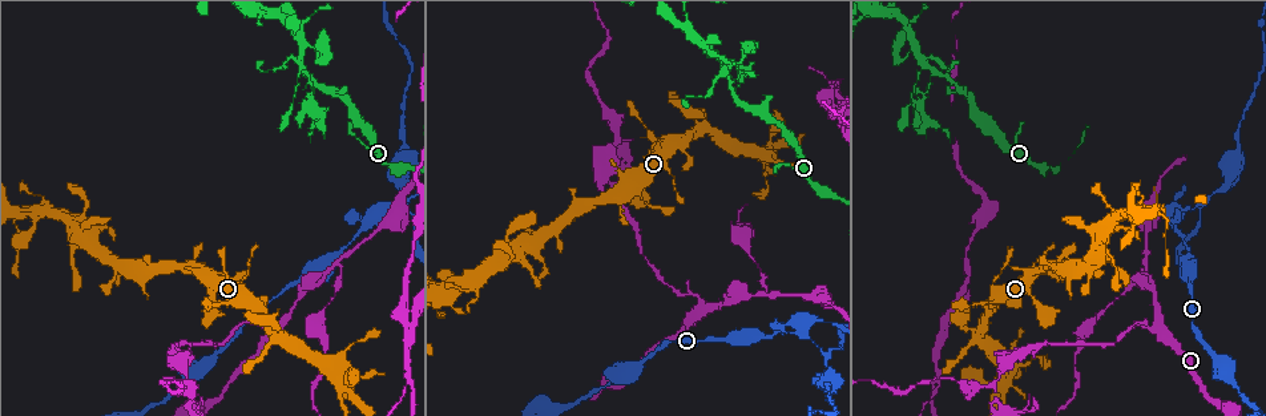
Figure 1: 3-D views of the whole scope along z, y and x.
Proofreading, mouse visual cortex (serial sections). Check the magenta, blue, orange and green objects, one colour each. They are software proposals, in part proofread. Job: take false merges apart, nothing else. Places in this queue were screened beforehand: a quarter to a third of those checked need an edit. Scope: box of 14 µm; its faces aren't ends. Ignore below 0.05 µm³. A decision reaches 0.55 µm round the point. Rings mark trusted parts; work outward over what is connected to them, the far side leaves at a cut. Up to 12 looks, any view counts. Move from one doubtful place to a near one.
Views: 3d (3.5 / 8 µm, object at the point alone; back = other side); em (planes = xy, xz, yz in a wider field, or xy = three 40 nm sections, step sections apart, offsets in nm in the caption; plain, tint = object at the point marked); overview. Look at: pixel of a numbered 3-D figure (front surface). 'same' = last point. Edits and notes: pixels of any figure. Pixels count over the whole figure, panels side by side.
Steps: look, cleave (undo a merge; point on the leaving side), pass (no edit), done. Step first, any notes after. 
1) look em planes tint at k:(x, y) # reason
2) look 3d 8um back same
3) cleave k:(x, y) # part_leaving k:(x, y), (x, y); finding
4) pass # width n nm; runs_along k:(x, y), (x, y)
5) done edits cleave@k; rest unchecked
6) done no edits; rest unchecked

look 3d 8um at 1:(1170, 216) # arms part here

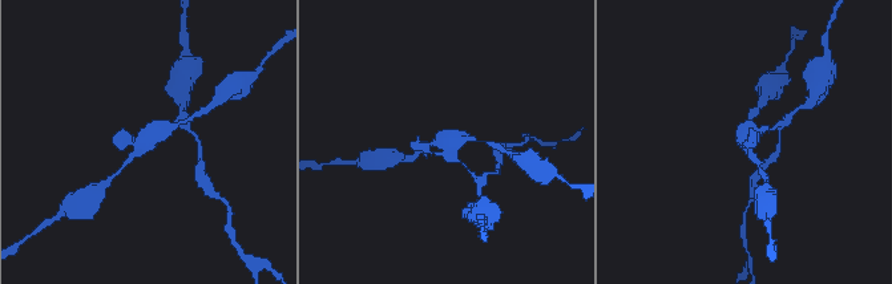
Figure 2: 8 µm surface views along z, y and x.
look em planes tint at 2:(446, 139) # shape alone is not enough

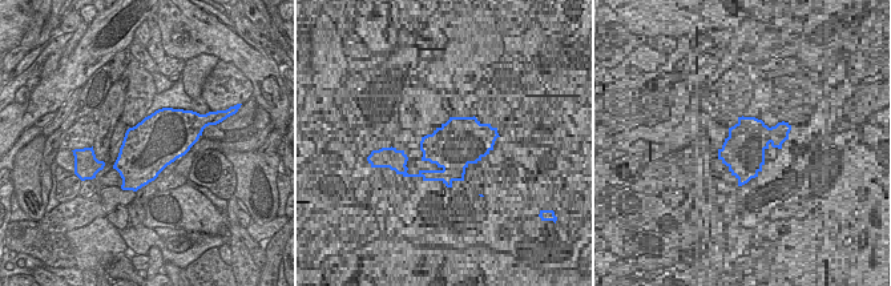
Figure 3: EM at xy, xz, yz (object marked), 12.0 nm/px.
cleave 2:(779, 126) # arms 3; part_leaving 2:(755, 132), (773, 129), (795, 112); two cells meet here

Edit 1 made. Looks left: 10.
look 3d 3.5um at 1:(702, 310) # three arms meet

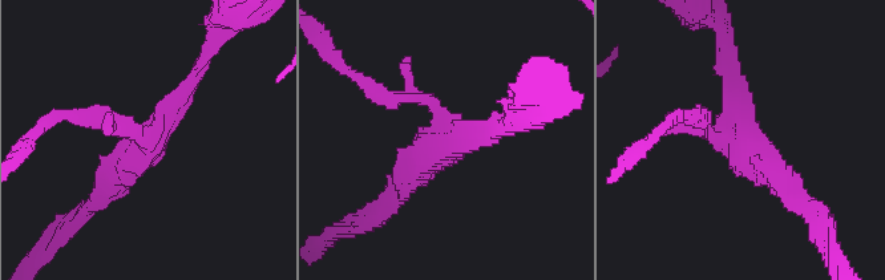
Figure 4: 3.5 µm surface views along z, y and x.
look em planes tint at 4:(148, 141) # arms 3; arm_widths 200, 200, 300 nm

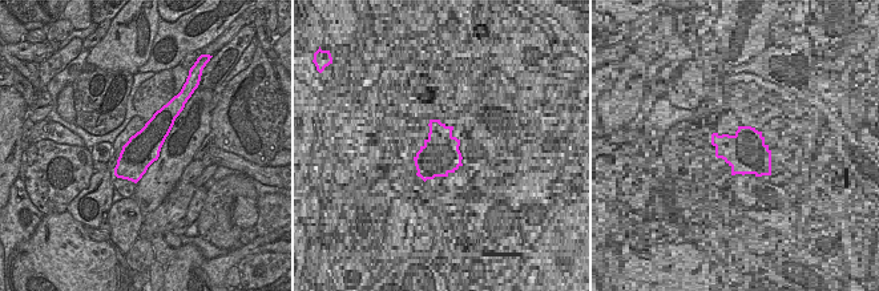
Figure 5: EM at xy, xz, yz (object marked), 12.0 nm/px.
pass # runs_along 4:(97, 199), (199, 69); one cell here

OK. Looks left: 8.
look 3d 3.5um at 1:(1001, 386) # two arms at a narrow angle

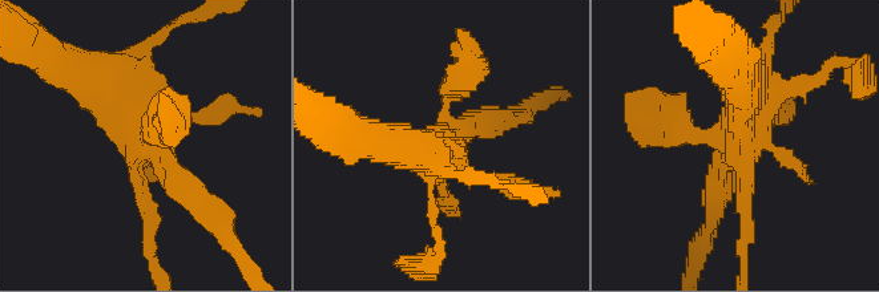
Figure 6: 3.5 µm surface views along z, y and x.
look em xy step 2 tint at 6:(146, 145)

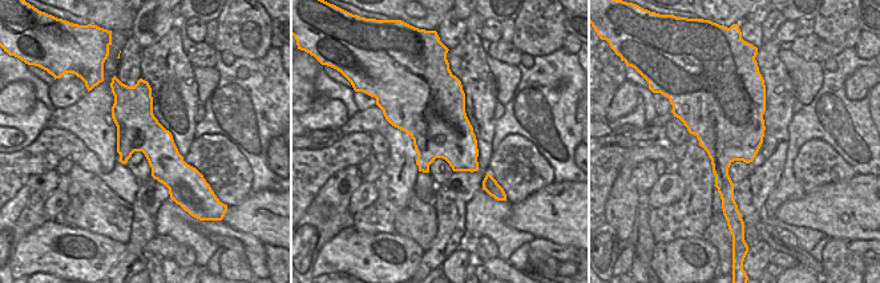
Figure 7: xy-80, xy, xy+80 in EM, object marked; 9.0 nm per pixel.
pass # runs_along 7:(120, 87), (174, 185); all the same cell

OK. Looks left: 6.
look em xy step 5 tint at 1:(926, 64) # a narrow waist

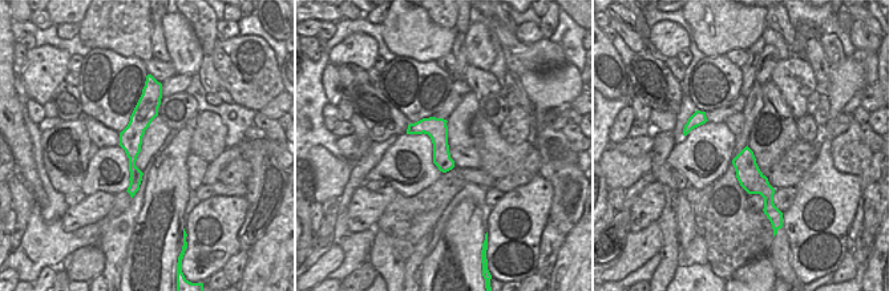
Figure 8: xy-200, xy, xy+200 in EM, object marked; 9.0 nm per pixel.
look 3d 3.5um same

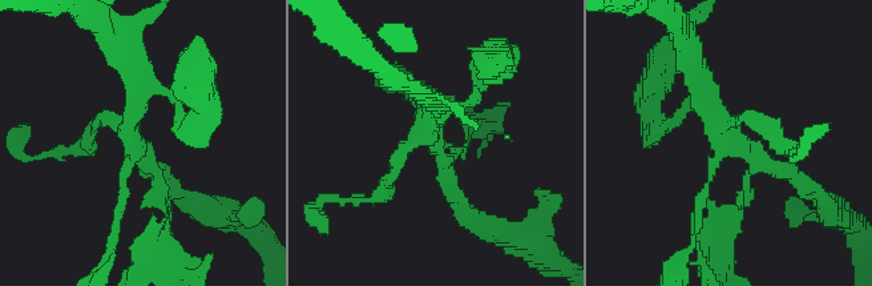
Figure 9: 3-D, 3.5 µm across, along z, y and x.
cleave 9:(722, 212) # part_leaving 9:(746, 176), (722, 266); two cells meet here

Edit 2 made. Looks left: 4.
look overview # see it whole again

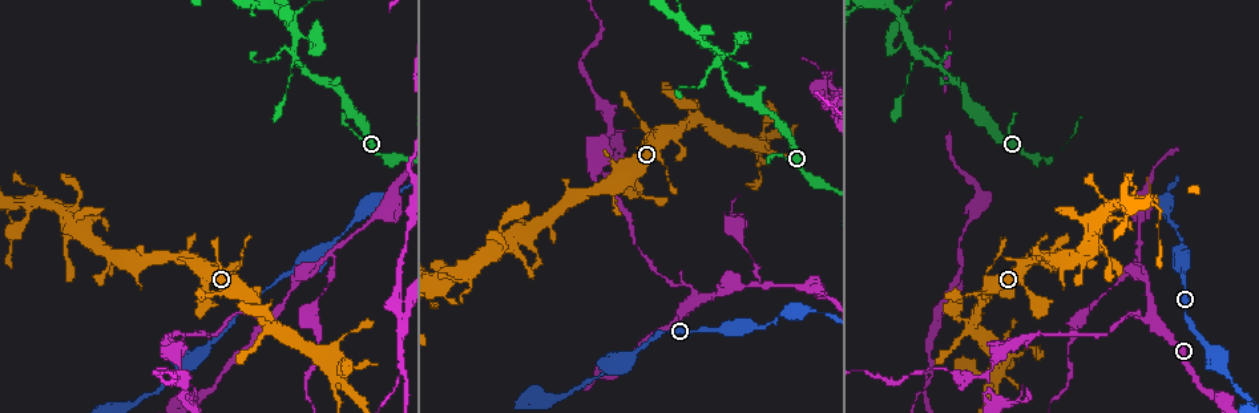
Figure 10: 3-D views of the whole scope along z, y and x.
look 3d 3.5um at 10:(1140, 255) # abrupt turn

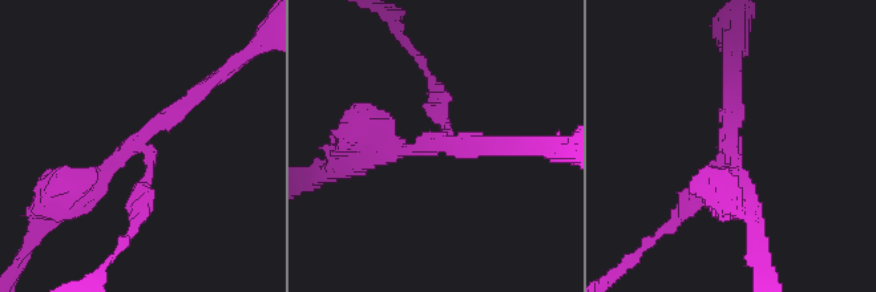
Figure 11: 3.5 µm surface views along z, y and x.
look em xy step 3 plain at 11:(135, 147) # arms 3; arm_widths 200, 200, 350 nm

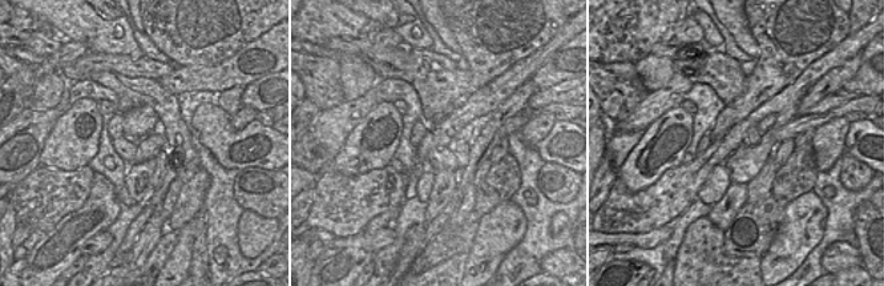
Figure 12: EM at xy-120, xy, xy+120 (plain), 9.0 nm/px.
look em xy step 3 tint same

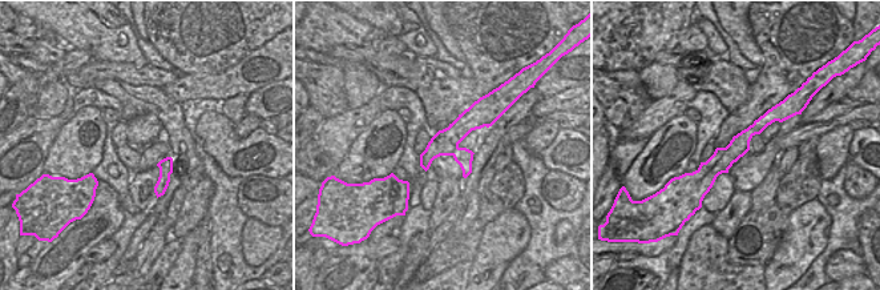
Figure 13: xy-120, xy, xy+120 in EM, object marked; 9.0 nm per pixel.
cleave 11:(436, 105) # part_leaving 11:(148, 150), (140, 219), (124, 243); two cells meet here

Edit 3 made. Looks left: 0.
done edits cleave@2, cleave@9, cleave@11; rest unchecked

